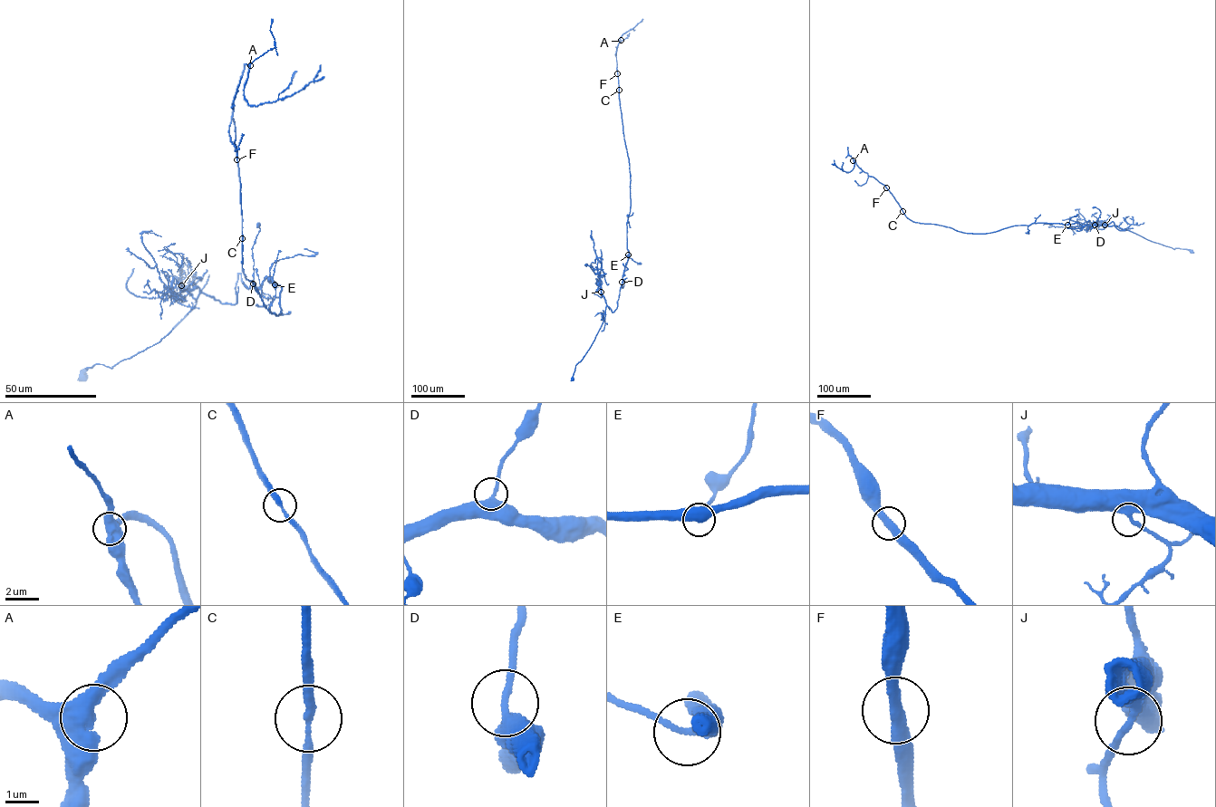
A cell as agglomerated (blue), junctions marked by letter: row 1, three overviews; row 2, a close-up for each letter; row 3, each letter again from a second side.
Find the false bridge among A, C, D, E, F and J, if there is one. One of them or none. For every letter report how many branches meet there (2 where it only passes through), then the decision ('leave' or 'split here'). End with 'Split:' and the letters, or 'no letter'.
A: 2 | leave
C: 2 | leave
D: 2 | leave
E: 2 | leave
F: 2 | leave
J: 2 | leave
Split: no letter

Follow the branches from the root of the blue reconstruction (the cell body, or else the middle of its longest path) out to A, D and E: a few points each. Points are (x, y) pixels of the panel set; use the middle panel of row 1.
A: (572, 379), (603, 322), (606, 306), (612, 312), (616, 308), (628, 256), (630, 175), (615, 55), (621, 40)
D: (572, 379), (575, 365), (589, 348), (603, 322), (606, 306), (612, 312), (616, 308), (622, 282)
E: (572, 379), (575, 365), (589, 348), (603, 322), (606, 306), (612, 312), (616, 308), (628, 254)

